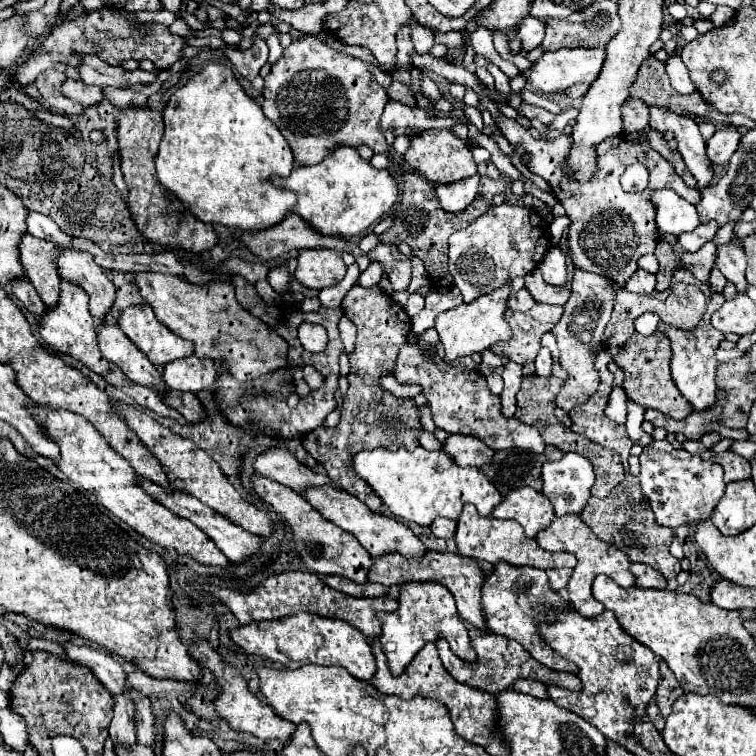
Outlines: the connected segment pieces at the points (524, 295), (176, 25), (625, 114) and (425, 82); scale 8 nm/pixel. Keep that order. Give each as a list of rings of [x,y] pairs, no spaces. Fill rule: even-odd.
[[[520,289],[510,299],[510,309],[514,309],[514,311],[530,311],[534,305],[536,305],[536,301],[534,301],[534,297],[526,289]]]
[[[183,18],[176,20],[171,24],[169,26],[169,30],[172,34],[179,35],[181,37],[192,37],[194,35],[194,30],[188,26]]]
[[[630,97],[626,101],[626,105],[622,107],[622,121],[624,121],[624,131],[632,133],[632,131],[640,131],[644,127],[648,127],[648,107],[646,103],[642,103],[640,99]]]
[[[422,75],[422,91],[424,91],[424,95],[430,99],[430,101],[440,101],[444,95],[442,95],[442,91],[438,89],[438,85],[430,79],[430,77],[426,77],[426,75]]]

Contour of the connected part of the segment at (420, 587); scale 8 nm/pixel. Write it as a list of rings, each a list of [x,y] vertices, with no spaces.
[[[406,581],[400,585],[400,591],[398,591],[398,609],[394,613],[380,613],[378,617],[382,621],[380,643],[382,643],[382,651],[388,659],[392,675],[400,675],[404,667],[412,661],[412,657],[422,649],[422,645],[426,641],[436,641],[438,635],[444,635],[448,639],[452,651],[460,659],[476,661],[476,651],[472,649],[468,631],[456,611],[454,597],[444,585],[438,585],[434,581],[426,581],[426,583]]]

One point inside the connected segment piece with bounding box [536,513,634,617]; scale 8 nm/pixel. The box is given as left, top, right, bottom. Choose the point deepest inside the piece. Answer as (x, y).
(569, 533)

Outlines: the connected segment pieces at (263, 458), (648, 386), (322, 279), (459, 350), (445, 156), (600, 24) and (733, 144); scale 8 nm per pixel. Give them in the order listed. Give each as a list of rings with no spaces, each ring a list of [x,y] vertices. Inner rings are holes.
[[[272,447],[260,453],[254,459],[254,471],[276,483],[282,483],[294,489],[296,493],[302,493],[304,489],[312,485],[334,485],[336,487],[336,483],[332,483],[328,475],[318,475],[310,471],[288,449],[282,449],[282,447]]]
[[[635,331],[634,335],[626,341],[624,351],[620,351],[614,357],[614,363],[624,369],[622,387],[628,395],[628,399],[636,401],[644,409],[652,407],[652,409],[658,409],[658,411],[662,411],[664,415],[668,415],[672,419],[684,419],[686,415],[690,415],[694,411],[694,407],[690,405],[690,401],[686,401],[686,397],[680,395],[678,387],[672,381],[670,367],[668,367],[671,356],[670,340],[666,335],[655,331],[650,337],[644,337],[644,335],[640,335]],[[644,389],[646,389],[646,397],[644,397]]]
[[[302,249],[294,277],[308,289],[324,289],[344,279],[346,265],[338,251],[332,249]]]
[[[510,283],[496,289],[494,293],[482,295],[478,299],[474,299],[472,303],[462,303],[456,309],[444,311],[436,317],[436,325],[434,329],[440,335],[440,343],[444,345],[444,357],[446,361],[454,361],[458,357],[466,357],[472,353],[480,353],[486,347],[492,347],[496,341],[502,339],[510,339],[512,331],[508,327],[508,323],[504,321],[504,311],[506,311],[506,299],[510,293]]]
[[[446,128],[430,129],[420,135],[414,135],[410,139],[408,151],[404,153],[404,161],[432,183],[454,183],[454,181],[472,177],[476,173],[476,163],[472,159],[466,140],[458,139],[452,131]]]
[[[602,1],[590,5],[586,11],[572,13],[566,19],[554,19],[546,21],[546,35],[542,41],[542,47],[546,51],[558,51],[562,47],[606,47],[608,41],[618,33],[620,29],[620,17],[618,17],[618,7],[612,1]]]
[[[722,127],[714,133],[714,137],[708,141],[706,145],[706,155],[710,159],[710,163],[714,165],[726,165],[734,153],[734,149],[738,147],[740,141],[740,133],[732,127]]]

